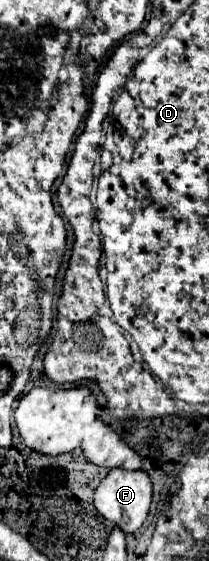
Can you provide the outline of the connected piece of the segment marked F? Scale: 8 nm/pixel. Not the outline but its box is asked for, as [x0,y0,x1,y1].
[94,468,152,534]

